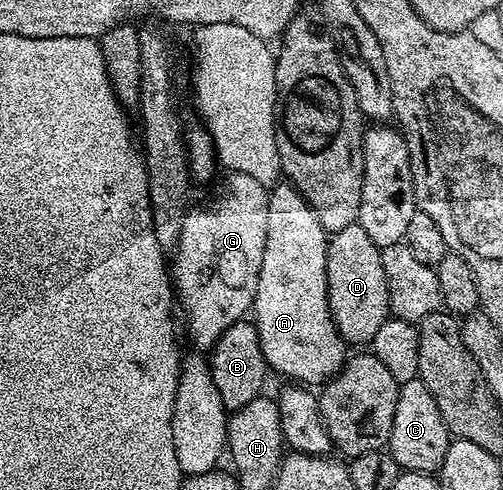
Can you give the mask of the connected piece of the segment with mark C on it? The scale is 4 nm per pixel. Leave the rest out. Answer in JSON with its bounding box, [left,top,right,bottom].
[389,378,453,474]

